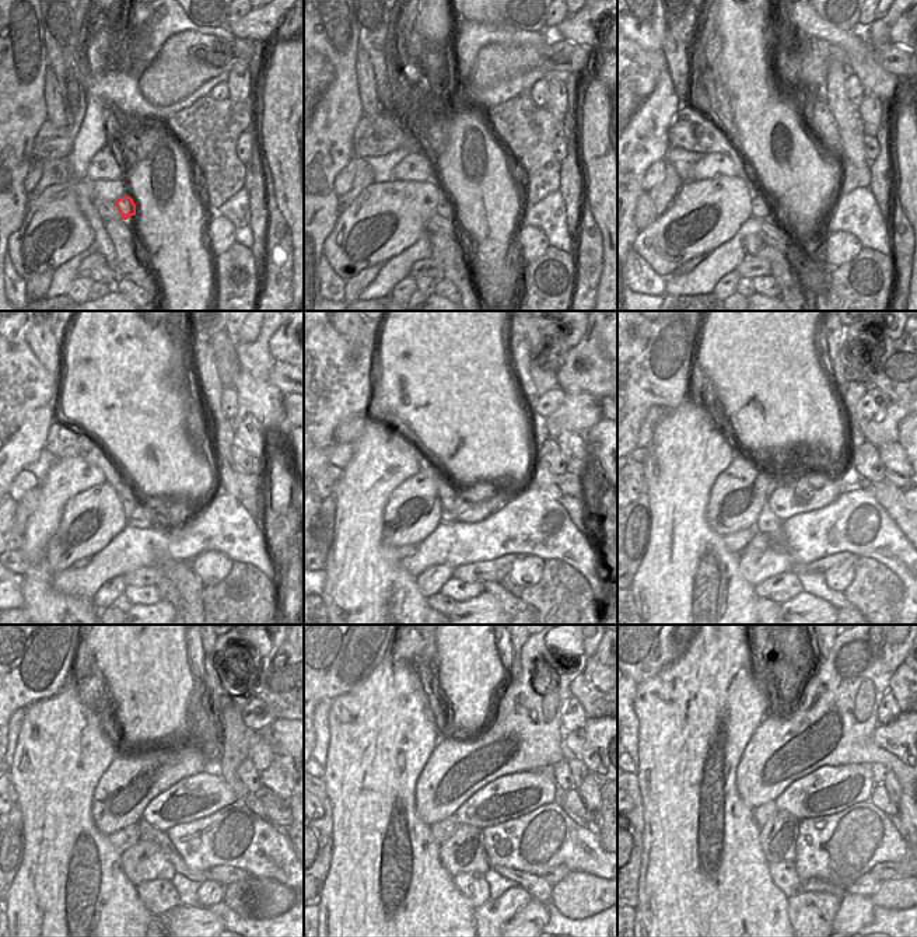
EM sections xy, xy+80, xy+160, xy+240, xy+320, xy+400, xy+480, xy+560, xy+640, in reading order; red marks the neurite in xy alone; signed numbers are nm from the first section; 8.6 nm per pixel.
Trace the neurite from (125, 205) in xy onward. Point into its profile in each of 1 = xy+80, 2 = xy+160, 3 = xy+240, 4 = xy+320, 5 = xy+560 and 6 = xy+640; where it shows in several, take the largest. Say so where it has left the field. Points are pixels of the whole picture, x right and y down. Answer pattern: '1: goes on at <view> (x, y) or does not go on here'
1: goes on at xy+80 (445, 207)
2: goes on at xy+160 (762, 205)
3: goes on at xy+240 (146, 516)
4: goes on at xy+320 (468, 507)
5: goes on at xy+560 (511, 796)
6: goes on at xy+640 (829, 789)

